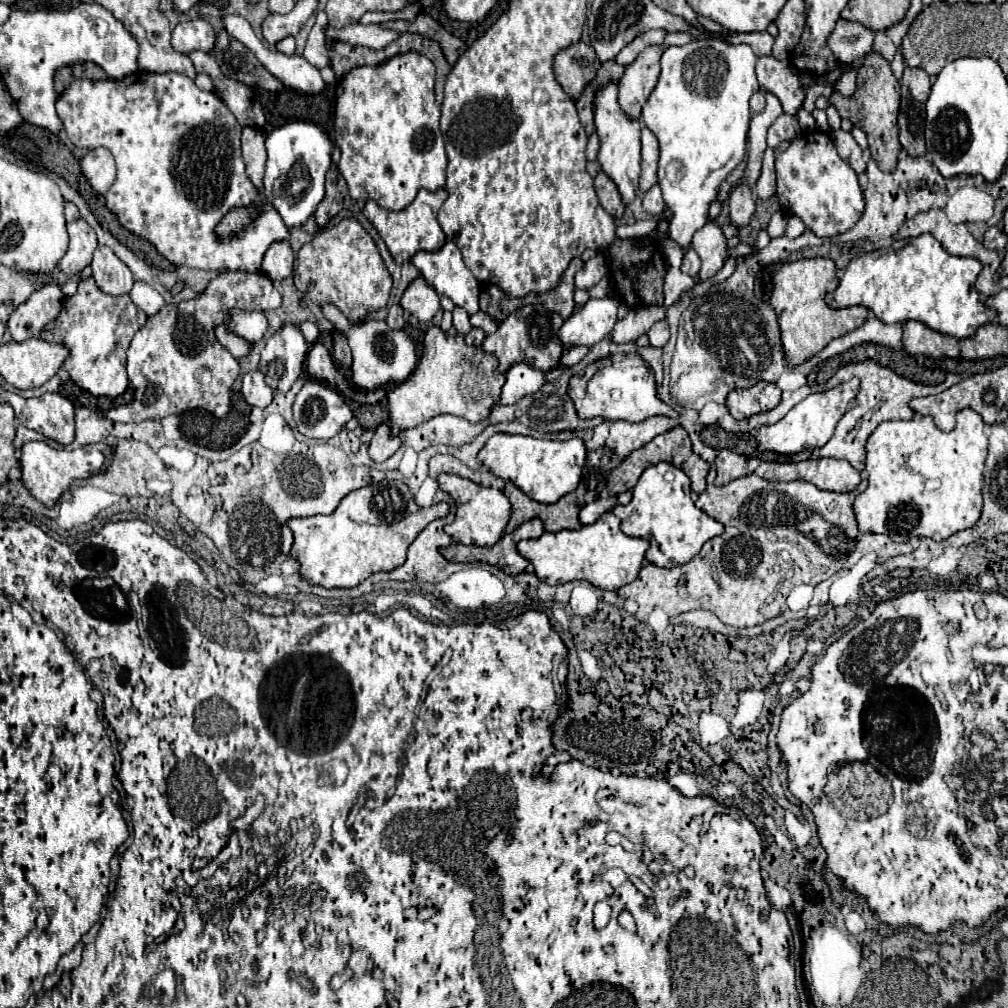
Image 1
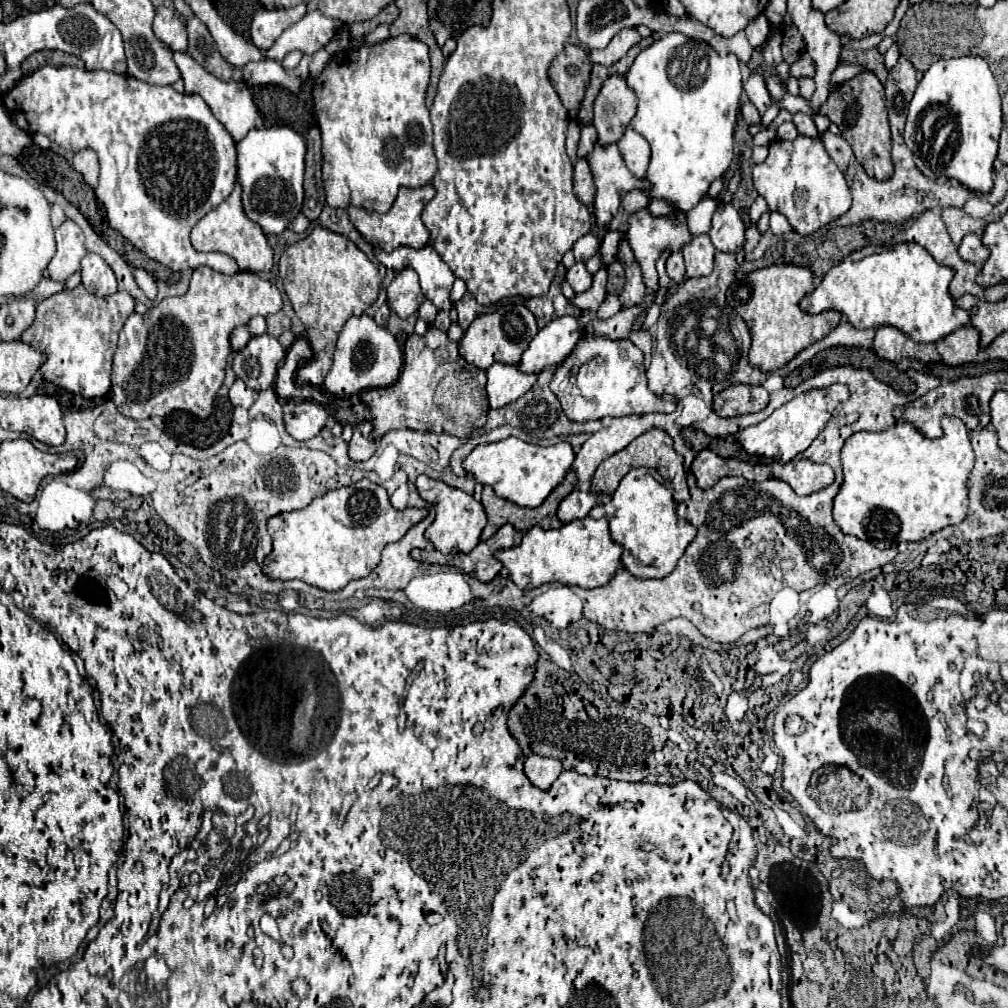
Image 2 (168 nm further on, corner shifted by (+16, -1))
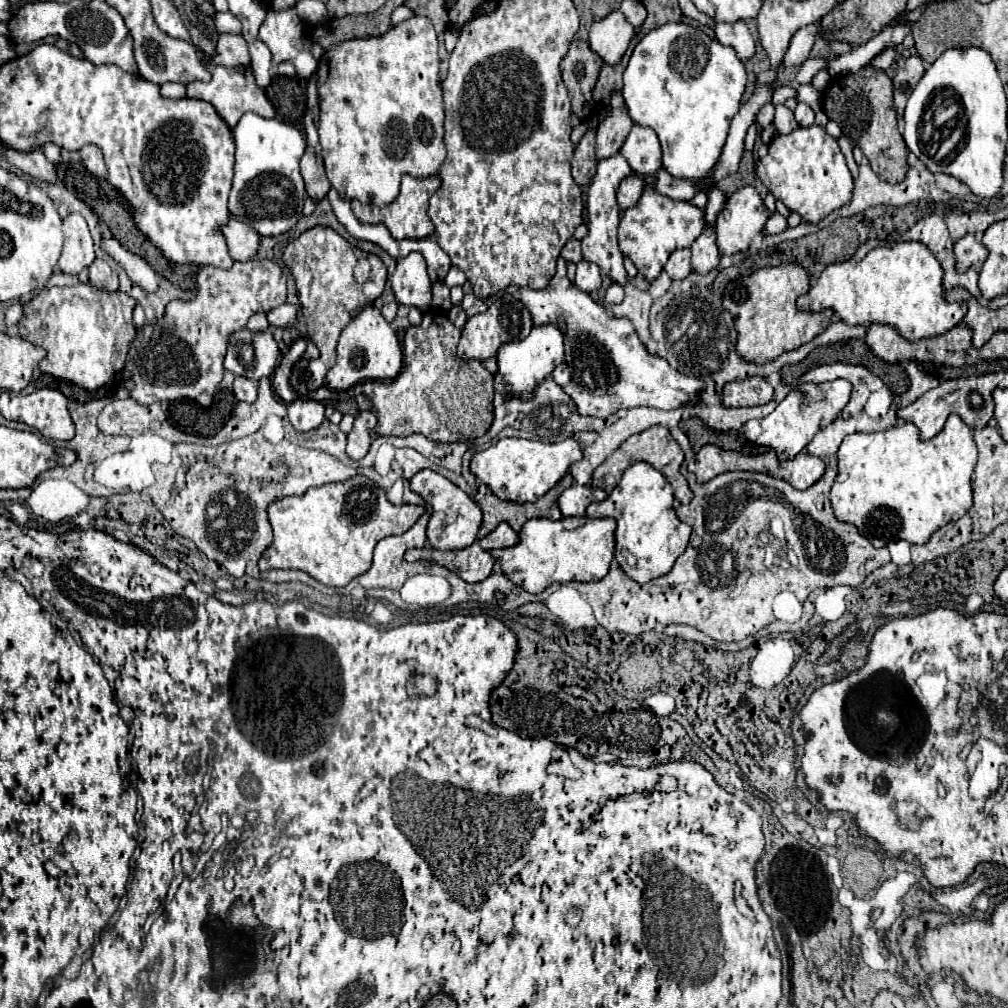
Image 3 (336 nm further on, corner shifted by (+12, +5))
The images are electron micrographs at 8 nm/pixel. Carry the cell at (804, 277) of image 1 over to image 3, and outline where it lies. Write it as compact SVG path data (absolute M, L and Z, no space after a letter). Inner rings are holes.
M780 264L774 268L754 270L750 276L730 282L724 290L724 308L732 312L738 330L738 354L754 364L768 364L784 352L796 350L802 344L820 336L832 322L834 312L800 312L796 298L810 290L810 276L798 264Z

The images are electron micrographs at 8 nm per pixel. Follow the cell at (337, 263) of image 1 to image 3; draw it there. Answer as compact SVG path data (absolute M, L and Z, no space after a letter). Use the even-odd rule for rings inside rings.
M316 226L300 234L286 246L282 260L294 276L302 314L308 326L308 338L320 350L318 366L308 366L308 370L298 376L298 382L290 378L292 386L296 386L296 392L306 394L324 386L326 372L336 364L336 342L342 328L352 320L356 312L372 304L382 294L386 284L386 266L378 256L362 252L326 226Z

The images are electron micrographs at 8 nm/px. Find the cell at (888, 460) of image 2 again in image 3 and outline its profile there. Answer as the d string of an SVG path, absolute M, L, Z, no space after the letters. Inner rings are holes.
M948 416L940 434L932 440L918 440L918 428L912 422L896 424L882 432L848 434L838 450L838 476L830 490L830 502L840 522L854 524L872 546L882 548L894 540L924 544L948 522L962 518L972 508L972 470L976 466L978 448L972 438L972 428L960 416Z

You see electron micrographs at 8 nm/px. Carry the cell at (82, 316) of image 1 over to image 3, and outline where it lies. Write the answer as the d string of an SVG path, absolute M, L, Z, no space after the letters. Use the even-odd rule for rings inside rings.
M76 284L76 286L52 286L50 290L42 290L36 298L32 298L24 306L24 318L20 320L20 336L36 346L42 346L48 352L48 358L40 362L40 370L52 374L56 378L68 380L78 384L84 390L98 390L114 382L124 368L124 360L130 348L130 342L136 336L136 326L132 322L136 300L122 296L120 292L106 292L94 288L90 284Z

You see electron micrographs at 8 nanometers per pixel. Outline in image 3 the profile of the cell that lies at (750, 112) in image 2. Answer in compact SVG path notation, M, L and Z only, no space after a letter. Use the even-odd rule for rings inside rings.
M764 104L764 108L760 108L760 112L756 114L756 122L764 128L772 124L772 120L774 120L774 104Z

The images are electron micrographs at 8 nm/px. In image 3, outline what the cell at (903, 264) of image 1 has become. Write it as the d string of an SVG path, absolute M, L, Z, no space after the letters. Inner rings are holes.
M898 242L890 246L876 246L860 260L850 258L846 262L826 266L816 286L812 286L808 294L798 298L798 308L806 312L820 312L824 308L832 308L846 324L852 324L852 326L858 326L858 324L870 326L874 322L890 324L906 340L940 336L952 330L956 324L960 324L968 310L966 304L948 304L944 300L942 278L944 278L944 270L940 268L940 262L932 256L932 252L922 242Z

